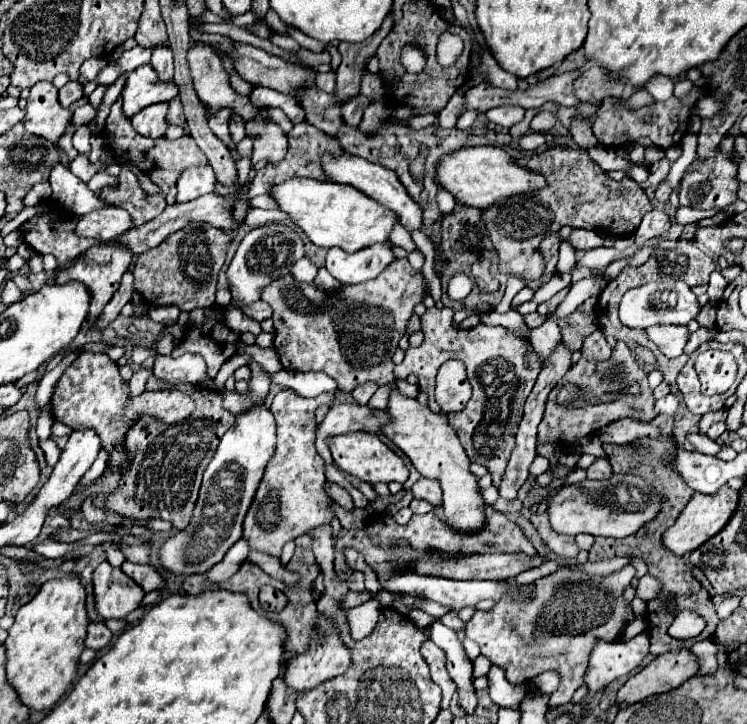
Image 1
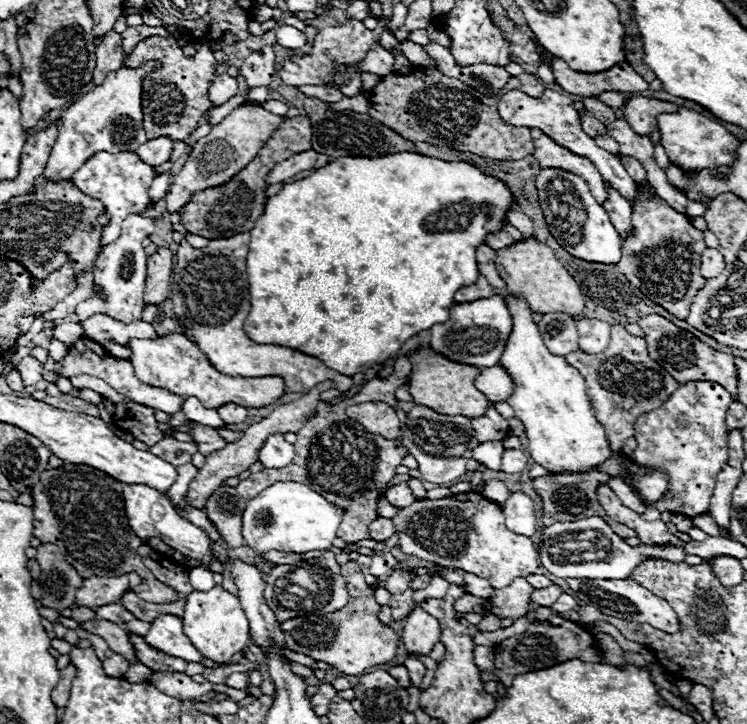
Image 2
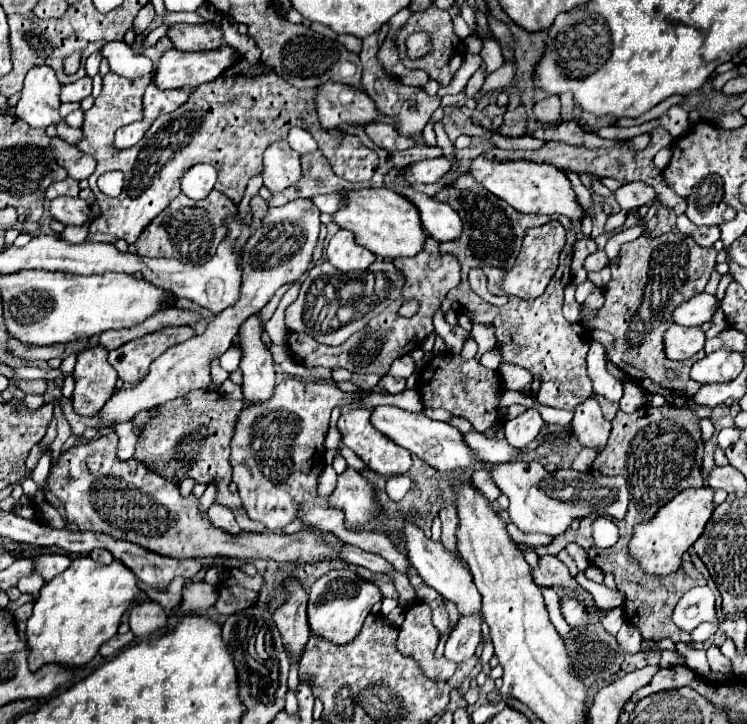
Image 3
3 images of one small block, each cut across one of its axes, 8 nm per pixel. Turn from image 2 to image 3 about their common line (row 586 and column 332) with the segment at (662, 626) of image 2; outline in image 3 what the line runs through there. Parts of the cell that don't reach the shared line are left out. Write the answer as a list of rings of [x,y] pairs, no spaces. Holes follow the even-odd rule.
[[[330,570],[326,576],[312,584],[308,594],[306,614],[310,634],[336,646],[350,644],[358,636],[364,618],[370,614],[370,608],[380,600],[382,600],[380,588],[374,586],[372,582],[364,582],[352,570]]]

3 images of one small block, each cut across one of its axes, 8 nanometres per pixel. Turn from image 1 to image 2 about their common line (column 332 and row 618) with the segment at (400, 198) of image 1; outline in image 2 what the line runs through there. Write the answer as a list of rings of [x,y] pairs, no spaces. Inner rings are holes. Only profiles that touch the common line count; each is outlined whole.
[[[172,614],[158,616],[156,620],[152,620],[152,626],[144,638],[150,646],[162,650],[168,656],[176,656],[186,662],[202,660],[202,654],[198,654],[198,650],[184,636],[180,616],[172,616]]]

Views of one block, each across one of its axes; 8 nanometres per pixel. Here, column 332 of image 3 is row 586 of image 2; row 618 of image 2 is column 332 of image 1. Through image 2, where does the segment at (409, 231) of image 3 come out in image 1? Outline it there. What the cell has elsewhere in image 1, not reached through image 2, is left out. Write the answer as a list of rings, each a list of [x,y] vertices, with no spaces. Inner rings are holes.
[[[290,178],[282,184],[276,184],[270,190],[270,196],[278,204],[282,212],[290,216],[290,220],[304,230],[312,244],[322,248],[342,248],[344,252],[352,254],[360,248],[386,242],[392,226],[394,226],[394,212],[384,208],[382,204],[374,202],[360,190],[348,184],[336,182],[320,182],[310,178]]]

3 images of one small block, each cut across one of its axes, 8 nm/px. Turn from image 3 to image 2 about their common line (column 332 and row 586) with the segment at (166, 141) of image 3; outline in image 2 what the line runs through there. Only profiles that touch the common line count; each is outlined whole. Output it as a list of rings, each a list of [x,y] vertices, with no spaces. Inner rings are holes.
[[[64,464],[60,468],[52,468],[46,470],[46,474],[42,474],[42,478],[30,486],[30,494],[34,498],[34,516],[36,516],[36,526],[34,526],[34,536],[40,538],[42,542],[50,542],[56,544],[60,548],[60,552],[76,570],[78,574],[82,574],[82,578],[90,578],[90,576],[98,576],[98,574],[128,574],[128,572],[138,572],[142,578],[146,578],[146,584],[140,584],[134,592],[152,604],[164,604],[164,602],[176,602],[176,590],[172,586],[166,586],[162,582],[158,582],[158,578],[154,578],[154,574],[150,574],[150,570],[142,564],[136,548],[142,544],[142,540],[138,536],[134,536],[134,532],[128,526],[128,518],[124,512],[124,498],[122,498],[122,484],[118,480],[114,480],[112,476],[104,474],[102,470],[96,470],[92,466],[84,466],[84,464]]]

